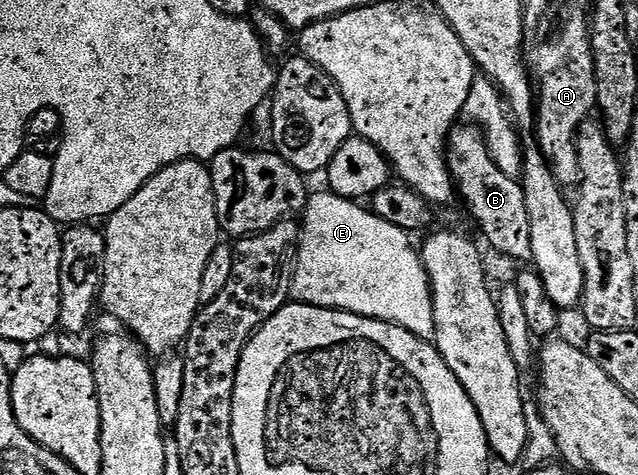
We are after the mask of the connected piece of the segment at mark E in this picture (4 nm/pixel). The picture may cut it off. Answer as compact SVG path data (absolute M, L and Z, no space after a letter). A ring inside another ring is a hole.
M331 190L313 191L302 213L300 246L296 253L296 273L292 275L291 299L319 308L336 308L353 312L371 320L384 320L399 328L410 330L418 338L431 341L436 334L432 288L428 285L428 271L421 257L412 249L409 233L398 226L390 226L363 203L337 196Z

